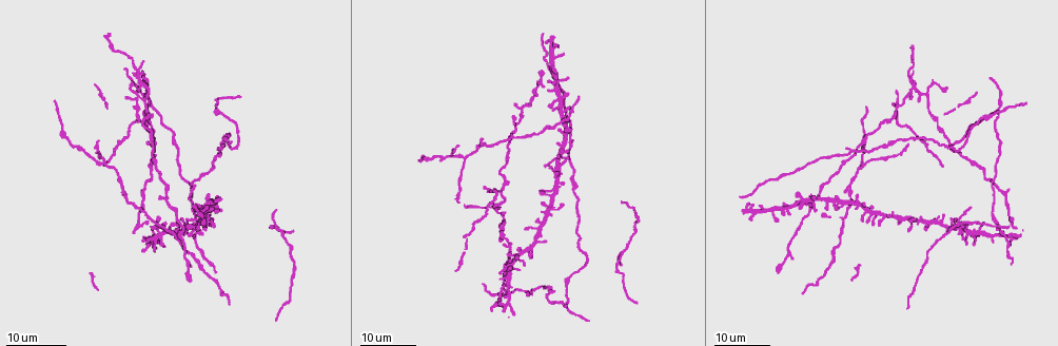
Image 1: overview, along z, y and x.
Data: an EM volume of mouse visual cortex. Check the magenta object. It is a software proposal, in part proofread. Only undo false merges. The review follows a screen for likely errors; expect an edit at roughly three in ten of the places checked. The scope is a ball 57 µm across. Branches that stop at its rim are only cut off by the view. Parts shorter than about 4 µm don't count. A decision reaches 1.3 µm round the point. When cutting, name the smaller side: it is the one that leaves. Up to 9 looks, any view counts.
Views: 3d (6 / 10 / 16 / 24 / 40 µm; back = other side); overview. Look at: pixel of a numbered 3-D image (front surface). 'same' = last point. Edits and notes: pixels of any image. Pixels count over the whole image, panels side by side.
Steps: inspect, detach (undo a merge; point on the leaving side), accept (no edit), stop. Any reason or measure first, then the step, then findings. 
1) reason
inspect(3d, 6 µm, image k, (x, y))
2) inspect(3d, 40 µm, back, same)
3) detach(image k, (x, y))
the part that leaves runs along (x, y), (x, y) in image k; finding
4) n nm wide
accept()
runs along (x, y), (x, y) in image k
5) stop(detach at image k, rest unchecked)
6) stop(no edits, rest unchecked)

sudden change in width
inspect(3d, 16 µm, image 1, (851, 156))

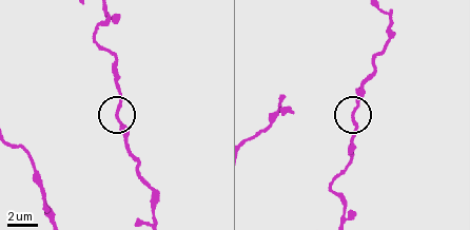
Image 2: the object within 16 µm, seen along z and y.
inspect(3d, 6 µm, image 2, (117, 115))

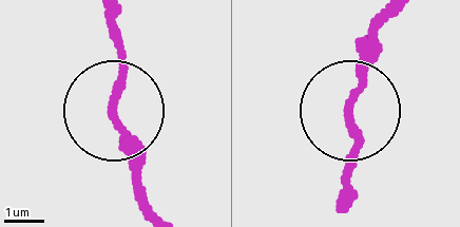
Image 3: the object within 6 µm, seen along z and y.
accept()
one cell here

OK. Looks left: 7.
three-way junction
inspect(3d, 16 µm, image 1, (167, 204))

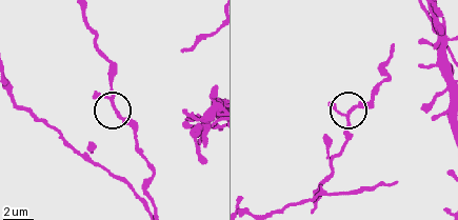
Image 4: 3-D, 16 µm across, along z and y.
zoom in
inspect(3d, 6 µm, image 4, (114, 107))

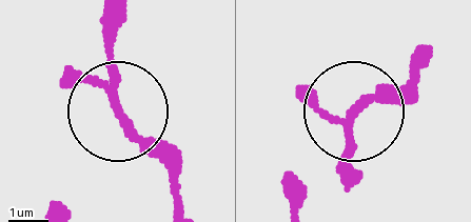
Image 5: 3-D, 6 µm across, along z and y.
inspect(3d, 6 µm, back, image 5, (115, 109))

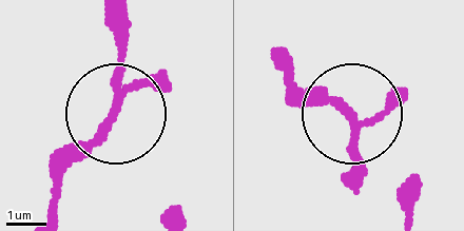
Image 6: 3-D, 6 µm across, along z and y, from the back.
accept()
one cell here

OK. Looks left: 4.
three-way junction
inspect(3d, 24 µm, image 1, (464, 155))

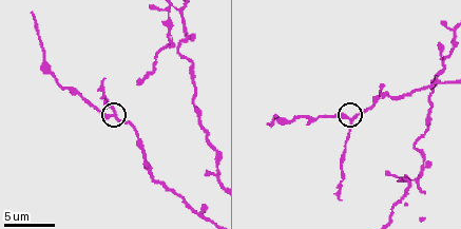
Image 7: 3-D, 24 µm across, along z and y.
inspect(3d, 10 µm, image 7, (114, 118))

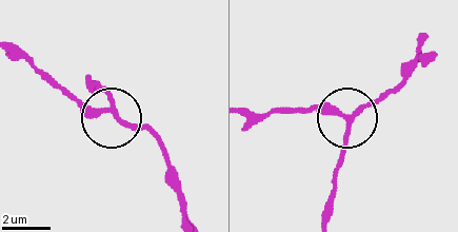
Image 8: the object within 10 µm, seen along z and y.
210 nm wide
accept()
all the same cell

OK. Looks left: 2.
four-way junction
inspect(3d, 16 µm, image 7, (411, 179))

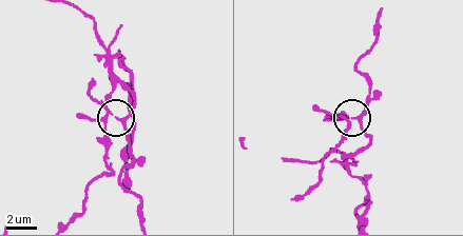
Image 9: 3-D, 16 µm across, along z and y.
4 arms
detach(image 9, (109, 136))
a second cell is stuck on

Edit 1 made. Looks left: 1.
stop(detach at image 9, rest unchecked)

